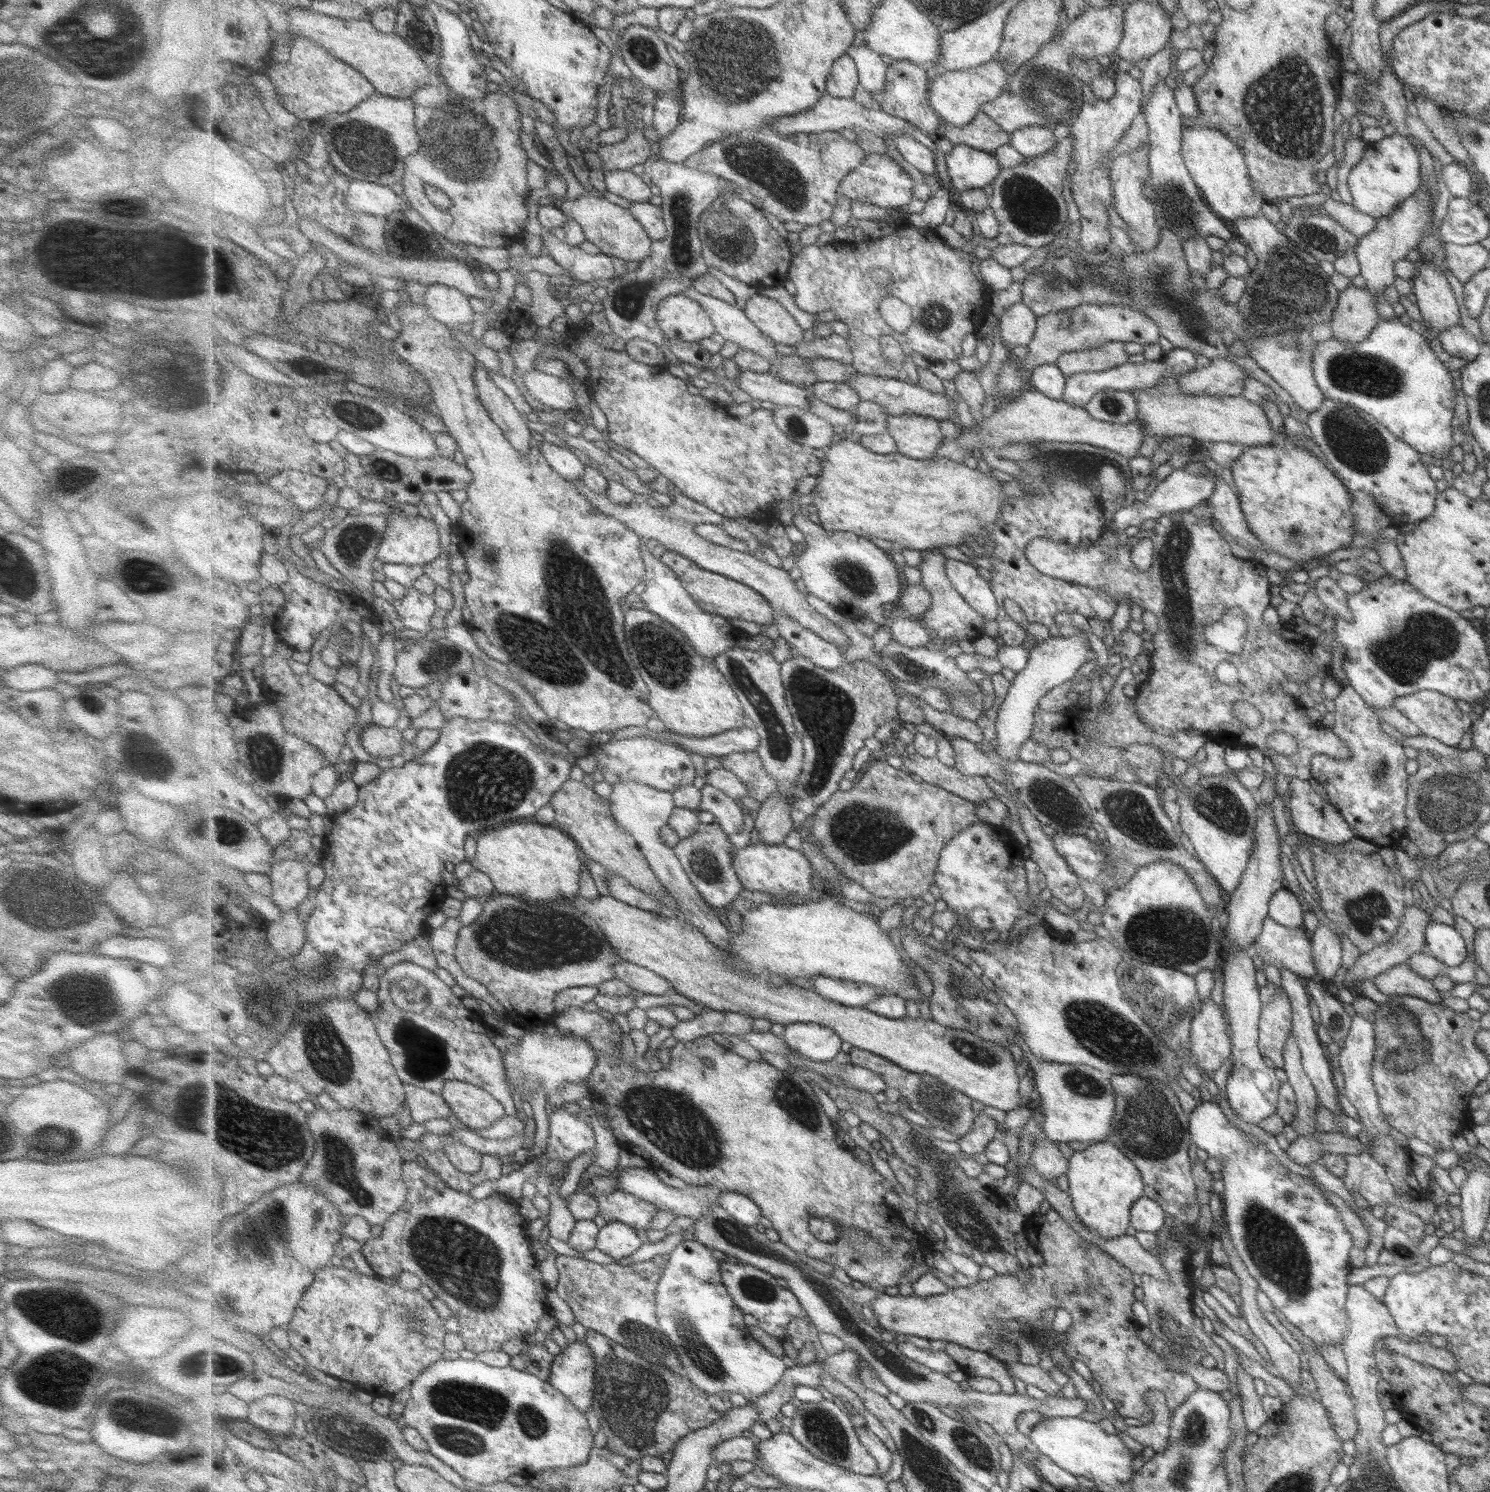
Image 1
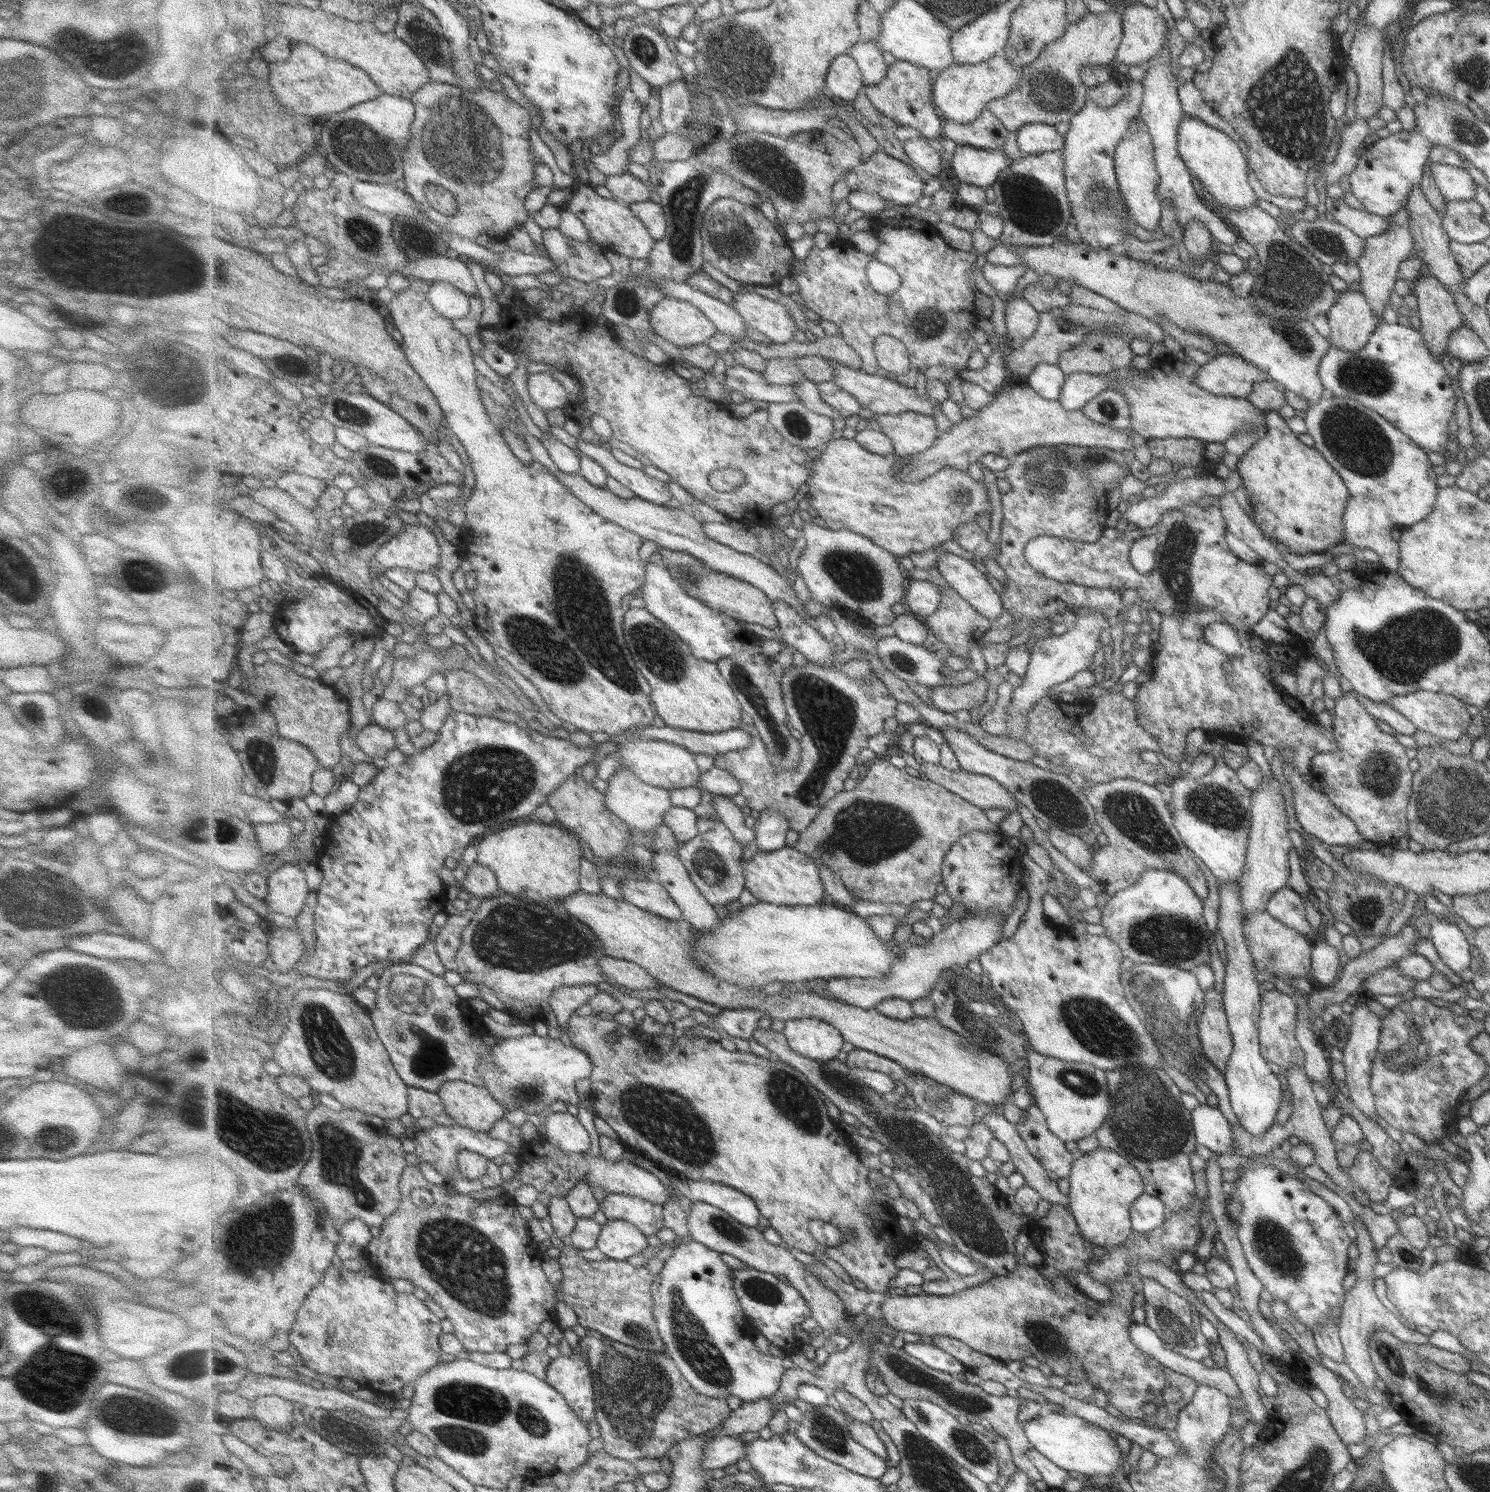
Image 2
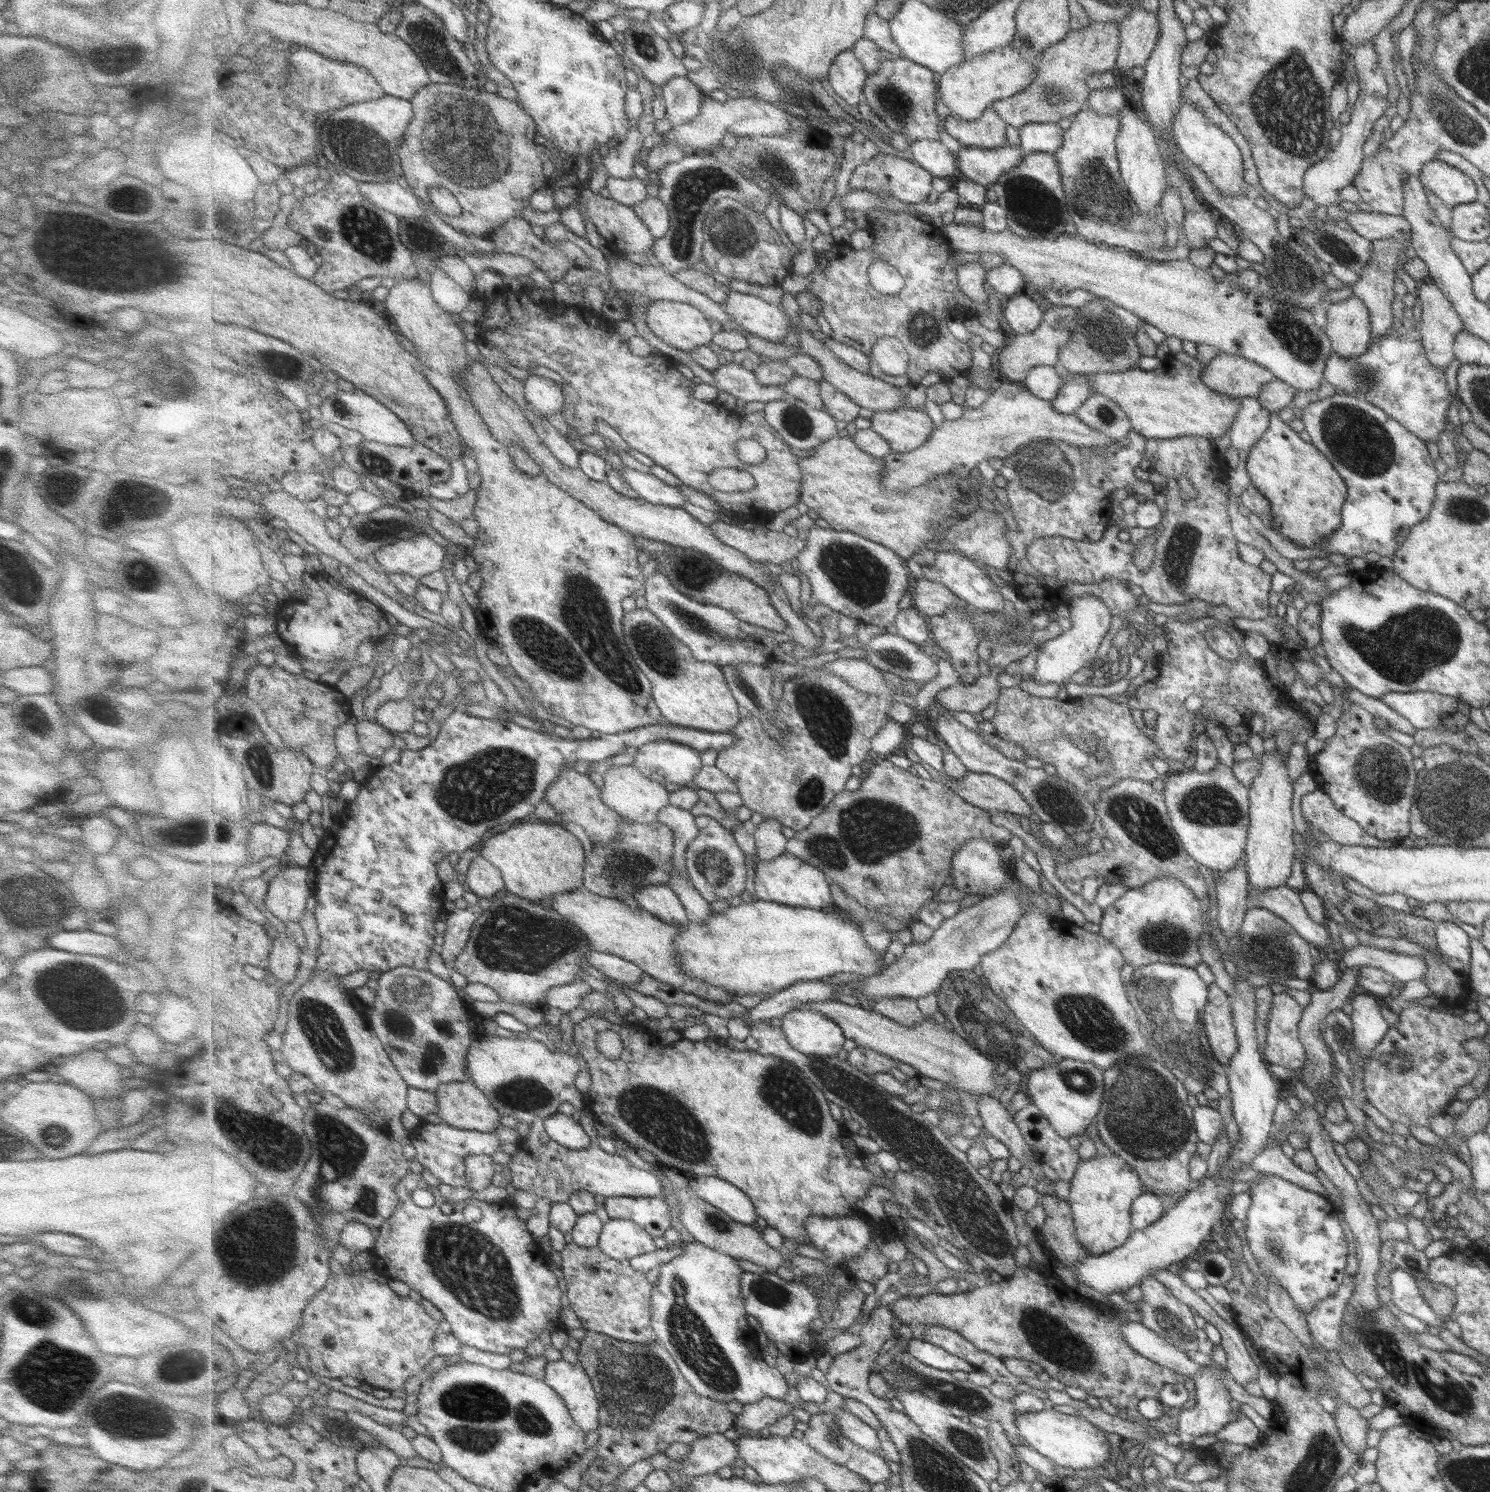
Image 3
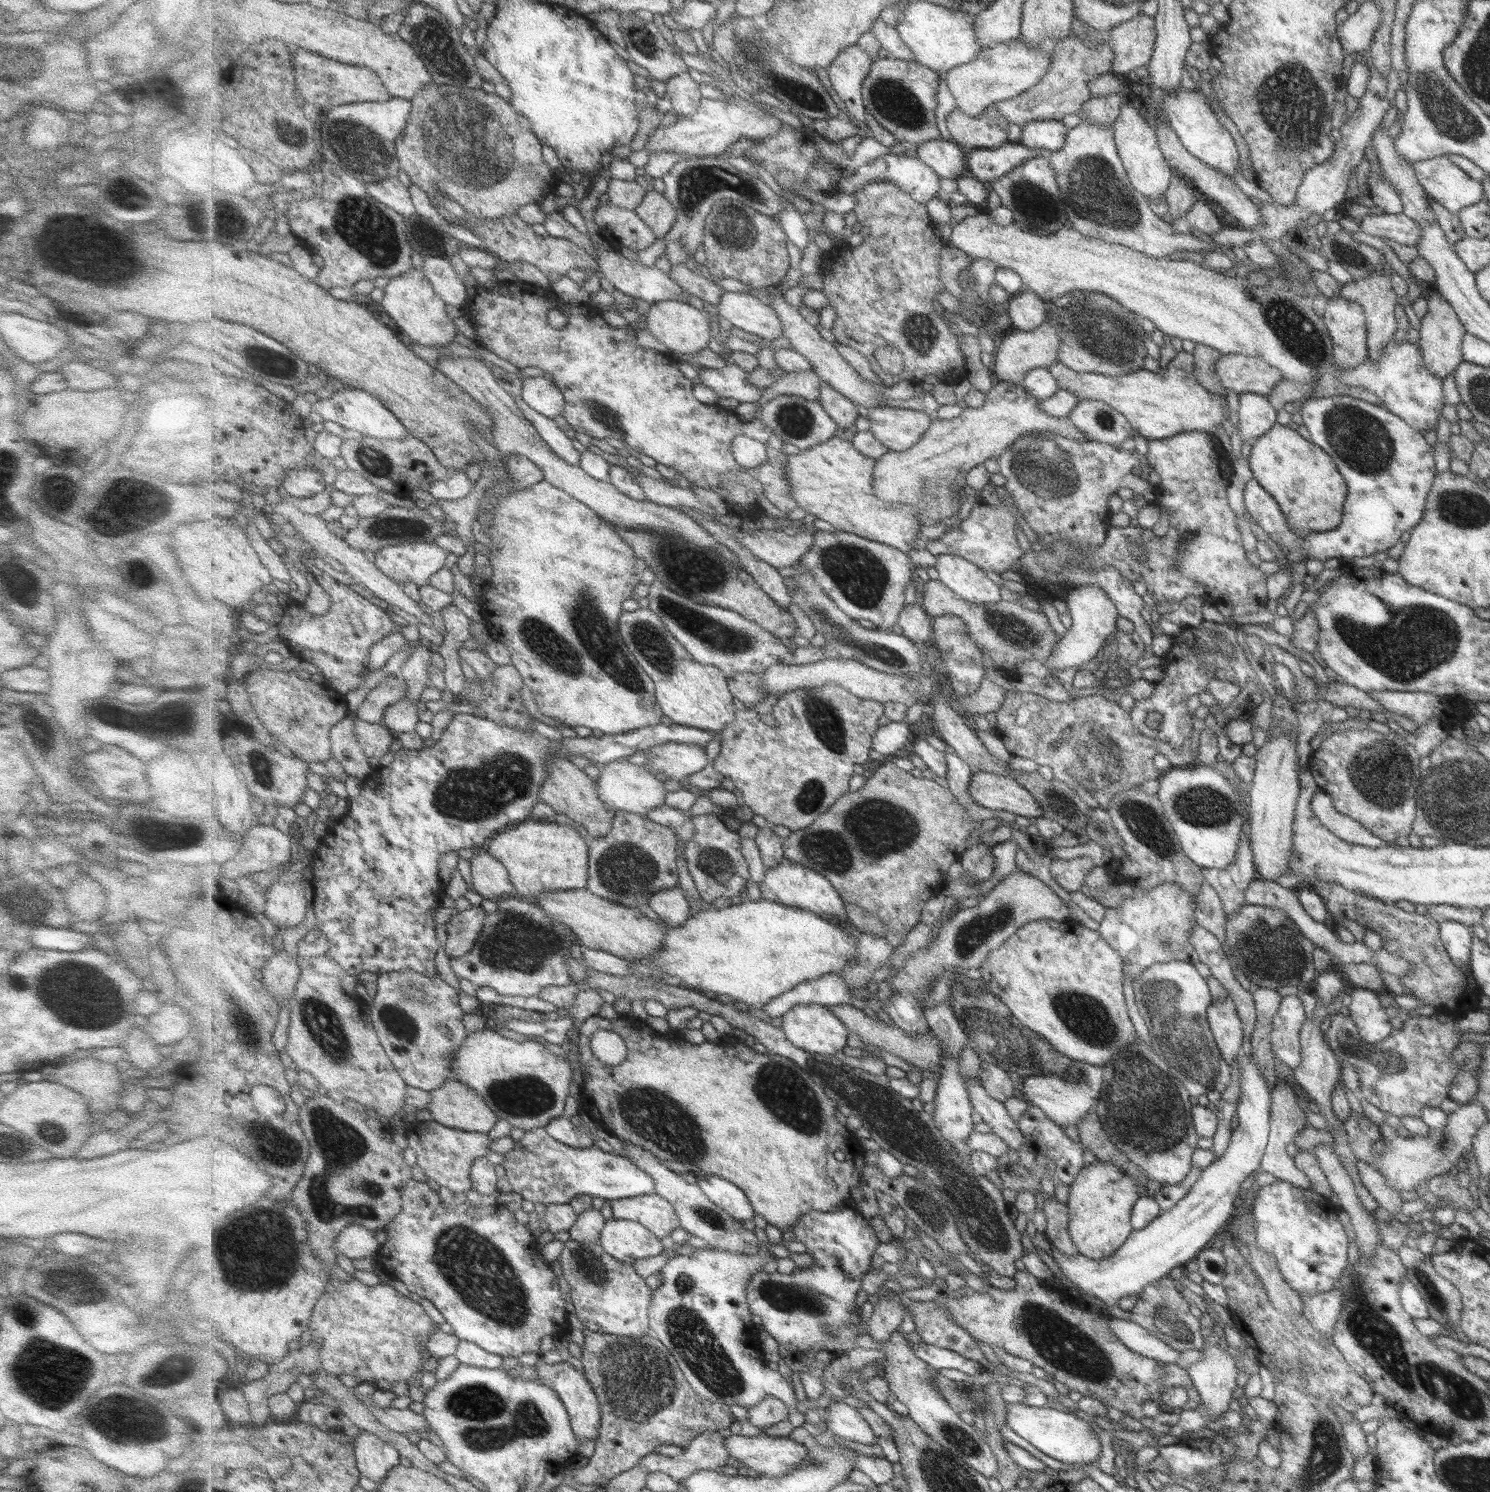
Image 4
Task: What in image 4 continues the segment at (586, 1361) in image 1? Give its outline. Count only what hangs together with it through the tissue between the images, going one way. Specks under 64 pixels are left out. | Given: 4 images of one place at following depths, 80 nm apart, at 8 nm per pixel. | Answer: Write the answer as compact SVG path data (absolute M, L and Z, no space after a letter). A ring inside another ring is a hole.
M539 1359L539 1370L537 1370L538 1381L545 1386L550 1386L562 1398L567 1412L570 1414L571 1424L575 1434L581 1442L585 1440L596 1440L602 1430L602 1406L590 1379L566 1361L563 1363L549 1365L545 1360Z

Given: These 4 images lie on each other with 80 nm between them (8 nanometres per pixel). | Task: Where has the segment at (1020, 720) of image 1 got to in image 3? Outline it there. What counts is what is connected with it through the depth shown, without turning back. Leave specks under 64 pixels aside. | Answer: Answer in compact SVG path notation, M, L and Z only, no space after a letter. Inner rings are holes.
M1083 596L1083 598L1075 598L1068 605L1068 609L1070 610L1069 619L1072 622L1071 628L1056 638L1044 642L1038 648L1035 670L1030 678L1037 684L1056 683L1062 686L1063 680L1071 681L1073 674L1079 672L1081 668L1097 666L1099 663L1097 652L1101 648L1101 642L1107 638L1111 620L1107 604L1095 596Z

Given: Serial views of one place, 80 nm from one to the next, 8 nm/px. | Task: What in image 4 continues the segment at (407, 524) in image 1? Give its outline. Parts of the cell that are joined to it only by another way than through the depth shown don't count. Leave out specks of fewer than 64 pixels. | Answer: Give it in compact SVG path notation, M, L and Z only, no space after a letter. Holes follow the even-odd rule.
M405 542L377 551L374 563L395 582L410 580L420 587L452 560L451 553L433 542Z

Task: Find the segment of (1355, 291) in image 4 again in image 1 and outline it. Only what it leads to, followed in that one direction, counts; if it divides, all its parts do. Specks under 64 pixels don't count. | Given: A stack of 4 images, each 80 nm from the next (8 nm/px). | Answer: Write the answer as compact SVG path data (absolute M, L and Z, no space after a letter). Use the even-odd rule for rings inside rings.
M1420 183L1419 189L1417 189L1413 195L1405 198L1405 201L1401 202L1391 214L1376 219L1374 229L1357 239L1353 253L1358 263L1358 275L1365 281L1366 287L1364 289L1373 297L1374 302L1376 302L1376 298L1382 296L1382 292L1385 288L1393 286L1393 281L1396 276L1392 265L1400 259L1405 259L1409 250L1416 248L1416 244L1419 242L1422 232L1428 227L1429 222L1431 222L1430 216L1433 212L1433 206L1434 204L1433 201L1431 201L1431 195L1429 195L1427 185Z

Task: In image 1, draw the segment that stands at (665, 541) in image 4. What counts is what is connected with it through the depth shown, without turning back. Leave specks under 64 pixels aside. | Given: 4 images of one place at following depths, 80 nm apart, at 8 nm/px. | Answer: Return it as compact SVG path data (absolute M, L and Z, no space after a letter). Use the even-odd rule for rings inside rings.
M670 550L664 551L661 559L667 566L671 567L671 570L675 571L688 594L702 607L702 610L727 619L746 620L773 630L777 615L774 608L759 594L759 591L722 574L705 570L690 558Z

